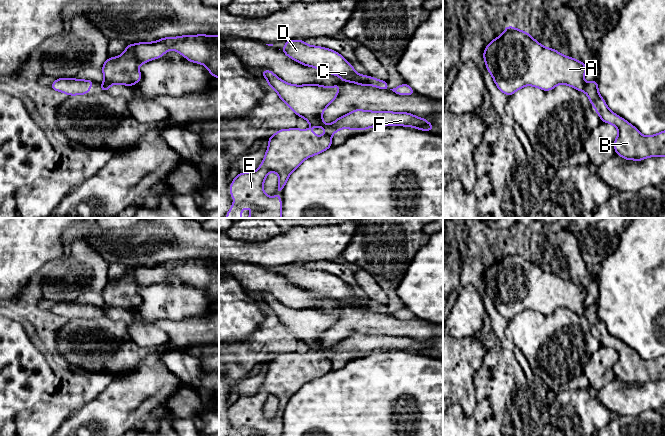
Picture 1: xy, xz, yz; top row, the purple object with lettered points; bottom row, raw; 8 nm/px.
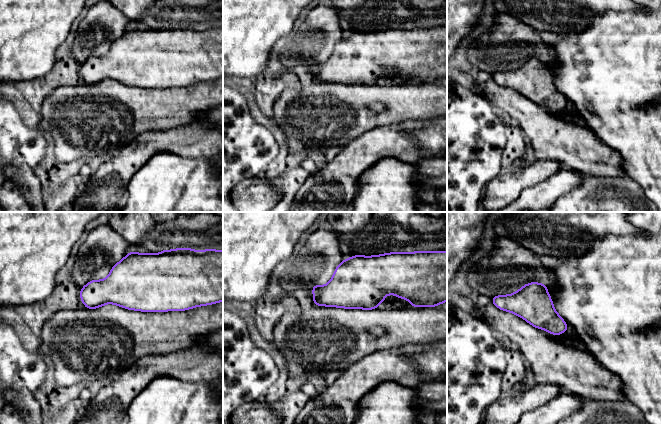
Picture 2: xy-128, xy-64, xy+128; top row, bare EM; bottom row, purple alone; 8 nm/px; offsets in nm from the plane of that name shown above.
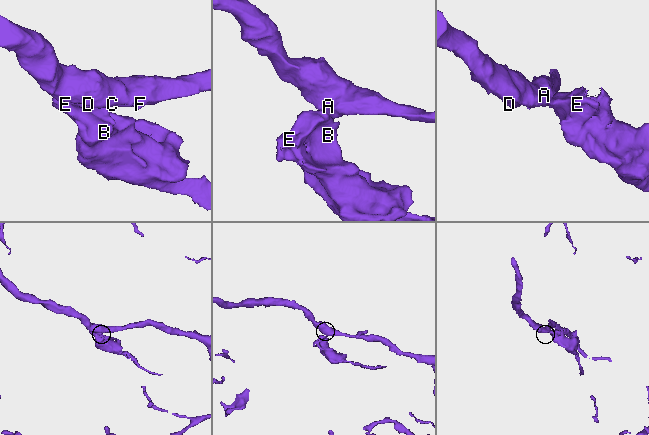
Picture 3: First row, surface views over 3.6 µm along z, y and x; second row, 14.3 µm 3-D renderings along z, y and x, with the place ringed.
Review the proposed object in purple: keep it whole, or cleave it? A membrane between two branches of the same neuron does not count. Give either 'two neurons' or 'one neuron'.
two neurons

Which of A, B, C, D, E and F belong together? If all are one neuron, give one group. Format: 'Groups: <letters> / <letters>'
Groups: A C D F / B E

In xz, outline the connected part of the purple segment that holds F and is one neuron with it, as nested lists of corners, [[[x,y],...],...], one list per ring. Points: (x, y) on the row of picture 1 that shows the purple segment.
[[[261,70],[260,73],[264,75],[269,87],[278,93],[280,100],[298,117],[305,118],[310,126],[324,128],[330,136],[344,128],[365,130],[374,126],[407,126],[422,131],[432,131],[434,128],[426,119],[411,113],[361,109],[355,109],[331,124],[324,124],[322,113],[337,98],[340,84],[329,88],[317,84],[293,85],[282,81],[271,70]]]

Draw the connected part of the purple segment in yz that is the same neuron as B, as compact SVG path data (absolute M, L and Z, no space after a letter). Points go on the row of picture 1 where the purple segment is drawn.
M596 79L586 83L583 91L587 94L591 104L598 113L601 121L612 124L617 127L618 136L613 142L615 153L617 155L621 156L625 160L637 161L642 161L647 157L665 157L665 130L652 136L642 135L635 126L631 125L628 121L613 113L607 107L605 100L601 97L598 92L598 83Z

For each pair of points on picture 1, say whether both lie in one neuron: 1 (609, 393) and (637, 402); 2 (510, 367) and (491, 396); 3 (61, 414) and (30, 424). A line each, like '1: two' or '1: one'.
1: one
2: one
3: one

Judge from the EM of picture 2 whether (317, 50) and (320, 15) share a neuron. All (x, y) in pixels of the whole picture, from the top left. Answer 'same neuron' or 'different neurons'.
same neuron

